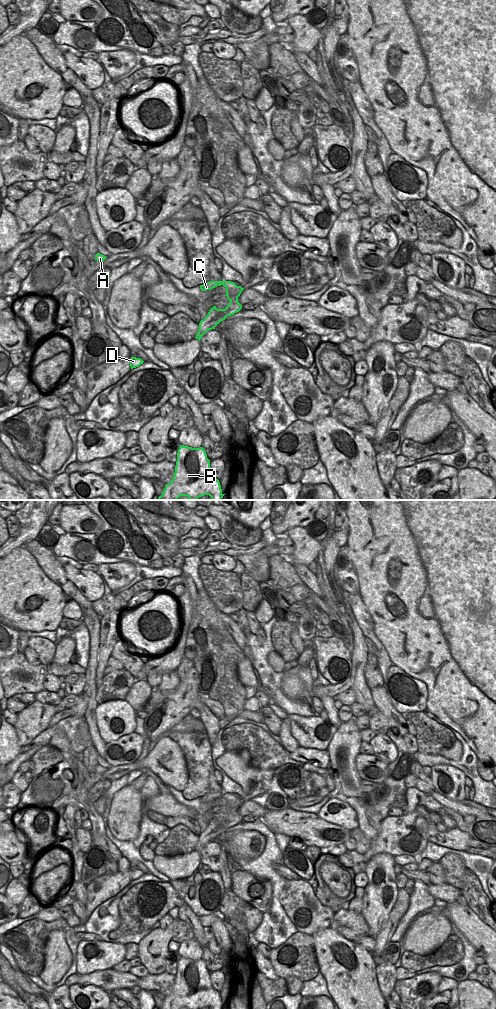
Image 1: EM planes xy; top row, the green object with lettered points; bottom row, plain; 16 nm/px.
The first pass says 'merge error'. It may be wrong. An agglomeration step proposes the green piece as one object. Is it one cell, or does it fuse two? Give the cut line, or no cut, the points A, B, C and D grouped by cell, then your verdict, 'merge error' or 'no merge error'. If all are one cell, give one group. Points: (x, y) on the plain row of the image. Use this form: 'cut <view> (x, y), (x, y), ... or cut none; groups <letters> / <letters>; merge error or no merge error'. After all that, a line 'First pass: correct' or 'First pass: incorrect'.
cut none; groups A B C D; no merge error
First pass: incorrect

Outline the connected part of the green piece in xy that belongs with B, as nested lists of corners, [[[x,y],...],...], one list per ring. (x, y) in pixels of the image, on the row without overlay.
[[[180,957],[175,985],[159,1009],[223,1009],[220,994],[211,984],[210,972],[203,959]]]

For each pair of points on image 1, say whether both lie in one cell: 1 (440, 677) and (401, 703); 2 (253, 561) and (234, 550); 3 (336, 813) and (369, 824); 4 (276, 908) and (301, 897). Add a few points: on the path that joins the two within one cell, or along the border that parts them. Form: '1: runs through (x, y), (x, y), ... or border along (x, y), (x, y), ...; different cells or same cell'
1: border along (406, 673), (425, 684), (427, 689), (426, 708); different cells
2: border along (265, 546), (253, 553), (239, 554), (235, 557); different cells
3: border along (343, 801), (354, 810), (359, 826); different cells
4: border along (285, 883), (279, 896), (279, 903), (294, 926); different cells

